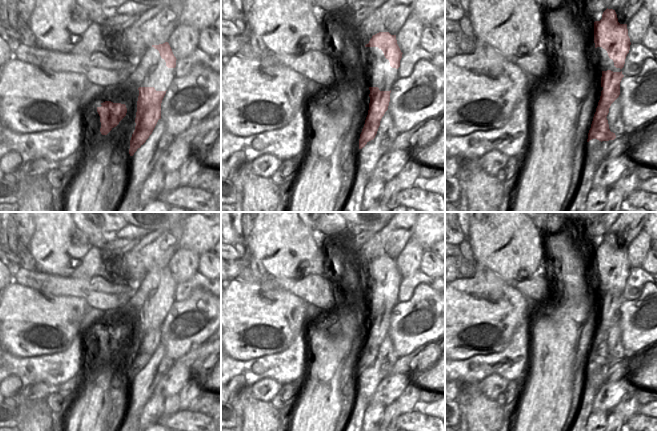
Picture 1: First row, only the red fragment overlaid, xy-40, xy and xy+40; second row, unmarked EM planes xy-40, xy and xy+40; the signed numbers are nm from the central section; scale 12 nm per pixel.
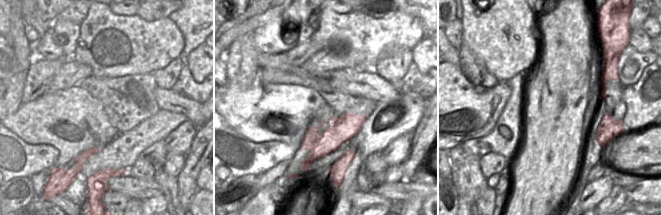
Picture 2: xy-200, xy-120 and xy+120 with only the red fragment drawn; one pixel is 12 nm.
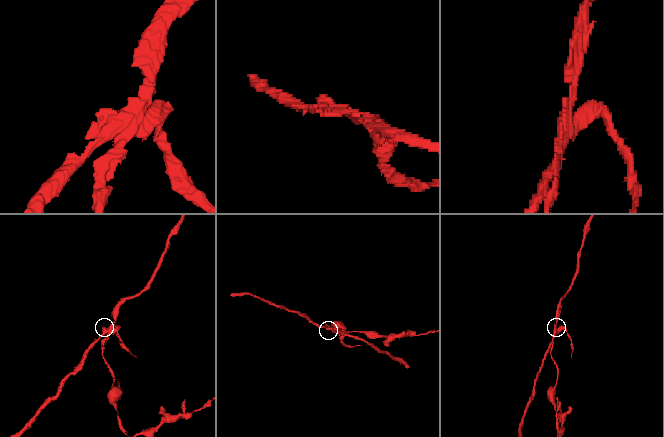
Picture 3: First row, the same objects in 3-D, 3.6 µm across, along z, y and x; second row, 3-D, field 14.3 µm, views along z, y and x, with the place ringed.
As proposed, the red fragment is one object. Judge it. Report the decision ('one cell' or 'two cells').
two cells

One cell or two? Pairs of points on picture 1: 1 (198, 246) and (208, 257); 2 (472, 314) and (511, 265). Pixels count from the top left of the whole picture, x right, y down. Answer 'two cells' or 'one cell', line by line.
1: two cells
2: two cells

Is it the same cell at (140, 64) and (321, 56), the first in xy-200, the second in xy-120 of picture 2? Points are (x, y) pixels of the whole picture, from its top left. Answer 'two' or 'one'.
two

